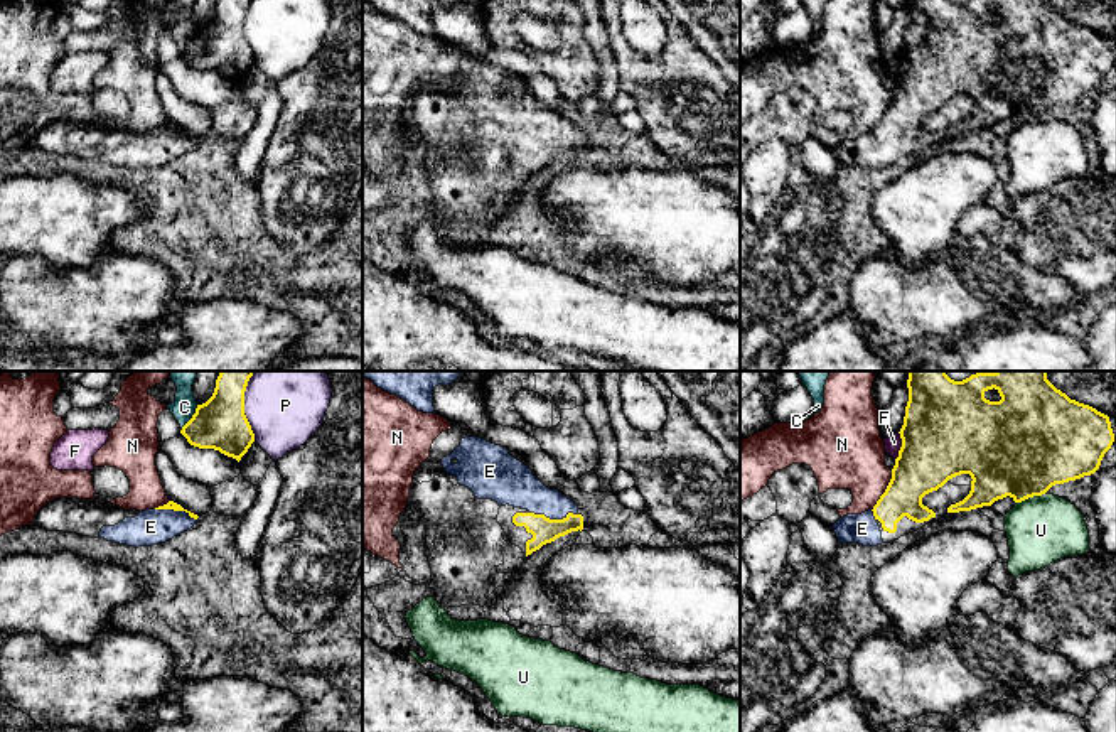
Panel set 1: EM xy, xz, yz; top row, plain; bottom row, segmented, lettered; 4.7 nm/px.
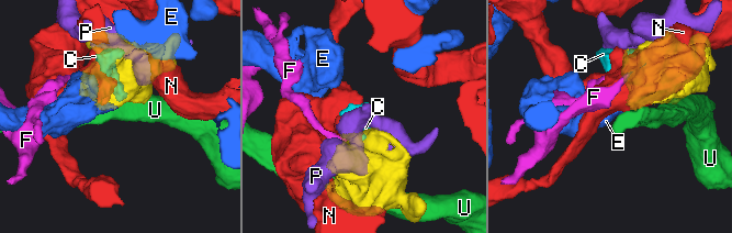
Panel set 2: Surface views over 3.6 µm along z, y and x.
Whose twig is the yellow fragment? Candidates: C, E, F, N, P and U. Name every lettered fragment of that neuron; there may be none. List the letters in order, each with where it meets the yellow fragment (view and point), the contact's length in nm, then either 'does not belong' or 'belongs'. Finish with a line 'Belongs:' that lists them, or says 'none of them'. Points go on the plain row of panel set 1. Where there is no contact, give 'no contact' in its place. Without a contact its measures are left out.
C: contact xy (193, 39); length 140 nm; does not belong
E: contact xz (553, 142); length 240 nm; belongs
F: contact yz (902, 68); length 140 nm; does not belong
N: contact yz (885, 112); length 220 nm; does not belong
P: contact xy (243, 32); length 300 nm; does not belong
U: contact yz (1029, 118); length 150 nm; does not belong
Belongs: E

